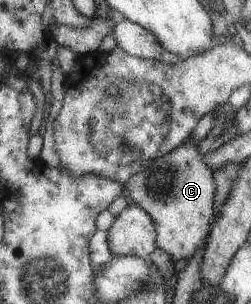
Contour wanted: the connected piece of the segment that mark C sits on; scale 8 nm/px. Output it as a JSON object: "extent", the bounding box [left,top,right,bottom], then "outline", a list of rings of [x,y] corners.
{"extent":[125,144,214,264],"outline":[[[192,144],[178,146],[171,152],[160,156],[155,162],[150,162],[146,169],[140,173],[134,174],[125,184],[128,194],[132,201],[142,207],[155,222],[155,247],[165,252],[175,264],[180,259],[188,259],[198,250],[202,249],[204,238],[210,227],[210,218],[212,215],[212,192],[214,192],[214,184],[209,168],[204,164],[203,158],[200,159],[200,154],[194,150]]]}

